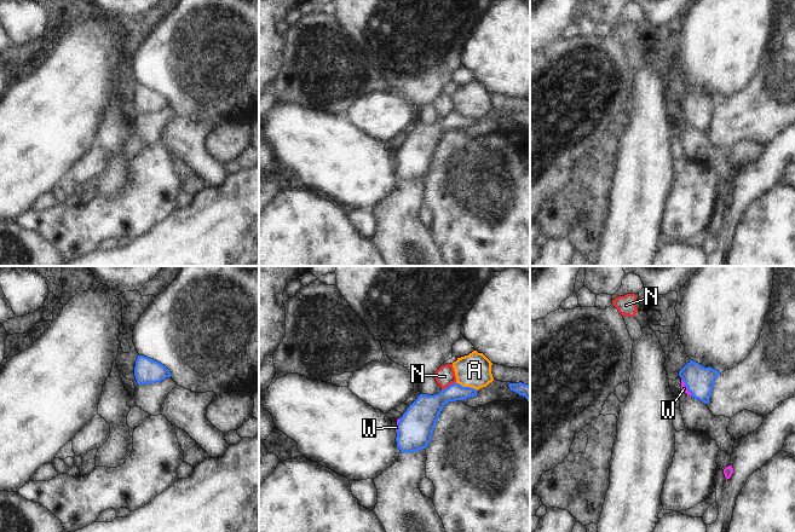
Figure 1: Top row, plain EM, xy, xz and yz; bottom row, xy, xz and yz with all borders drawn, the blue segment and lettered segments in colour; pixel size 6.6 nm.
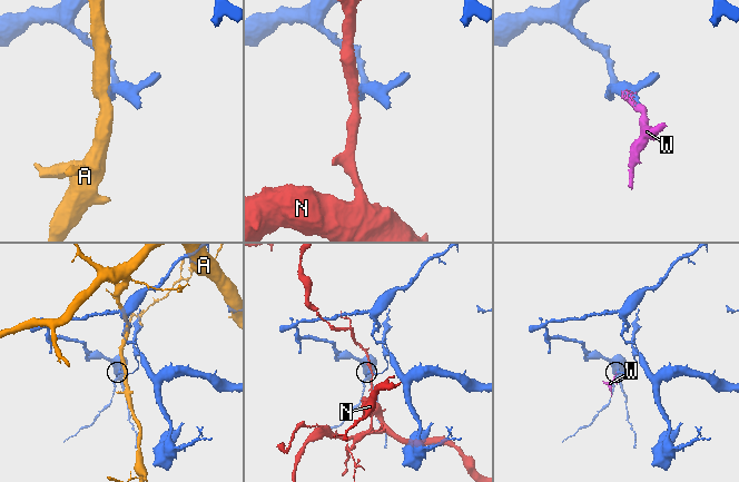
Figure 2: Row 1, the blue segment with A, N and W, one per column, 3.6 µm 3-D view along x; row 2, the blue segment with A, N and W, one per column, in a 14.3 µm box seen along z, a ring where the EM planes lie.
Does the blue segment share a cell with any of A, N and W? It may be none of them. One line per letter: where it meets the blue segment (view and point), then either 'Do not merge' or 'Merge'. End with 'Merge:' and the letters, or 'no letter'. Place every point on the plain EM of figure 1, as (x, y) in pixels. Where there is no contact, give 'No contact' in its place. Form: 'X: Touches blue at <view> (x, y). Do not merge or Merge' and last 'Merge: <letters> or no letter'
A: Touches blue at xz (466, 116). Do not merge
N: Touches blue at xz (449, 115). Do not merge
W: Touches blue at yz (686, 115). Merge
Merge: W

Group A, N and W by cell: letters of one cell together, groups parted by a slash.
A / N / W

